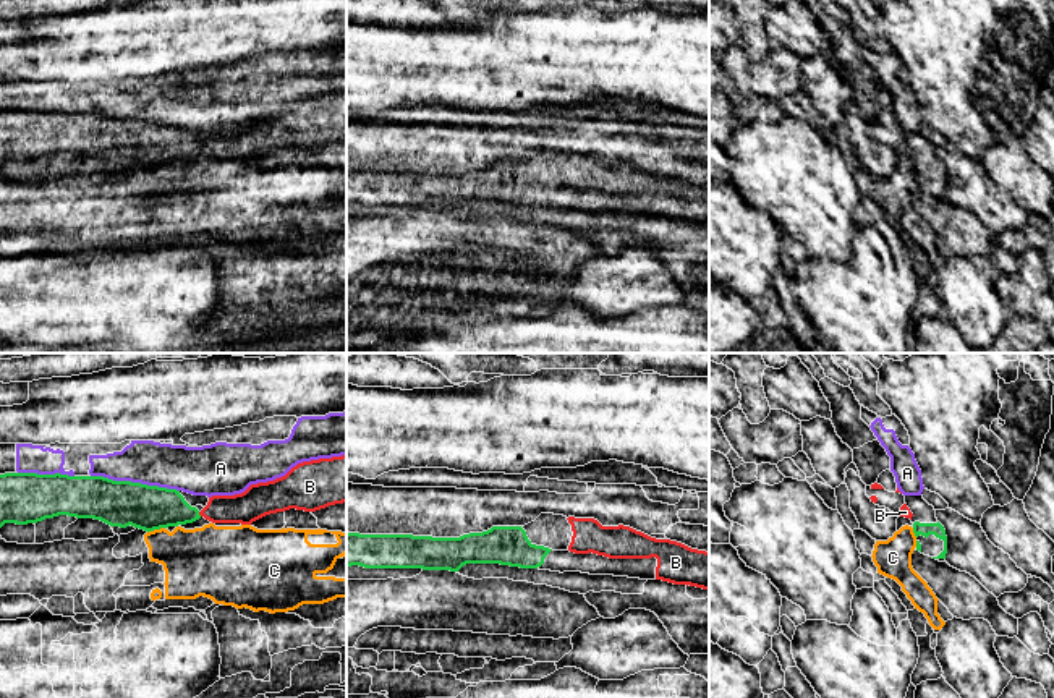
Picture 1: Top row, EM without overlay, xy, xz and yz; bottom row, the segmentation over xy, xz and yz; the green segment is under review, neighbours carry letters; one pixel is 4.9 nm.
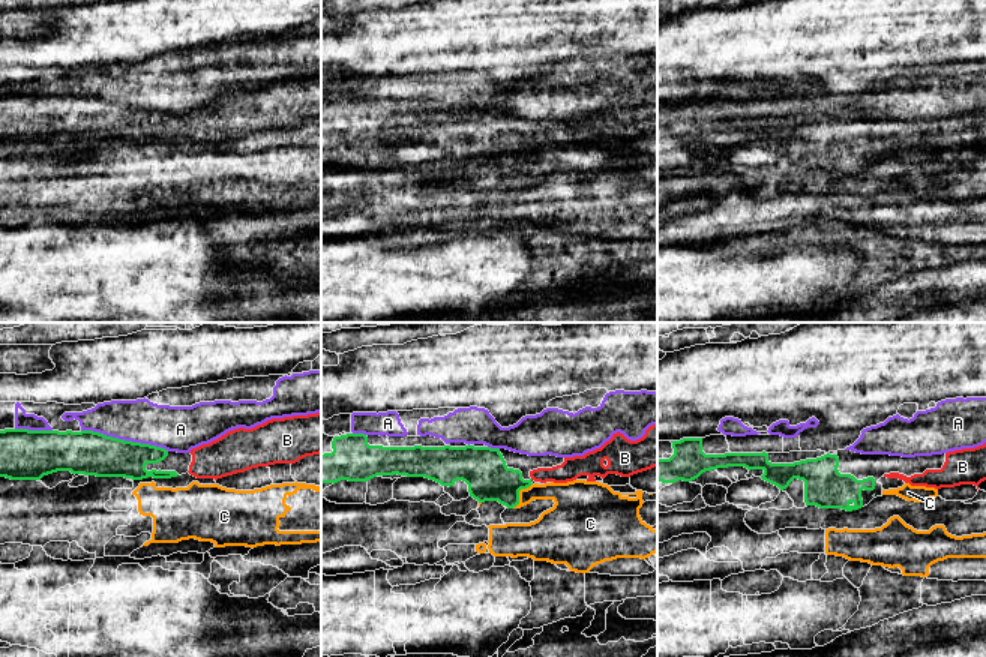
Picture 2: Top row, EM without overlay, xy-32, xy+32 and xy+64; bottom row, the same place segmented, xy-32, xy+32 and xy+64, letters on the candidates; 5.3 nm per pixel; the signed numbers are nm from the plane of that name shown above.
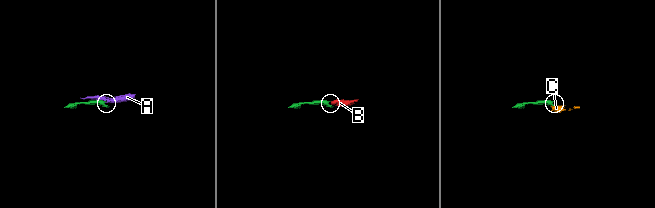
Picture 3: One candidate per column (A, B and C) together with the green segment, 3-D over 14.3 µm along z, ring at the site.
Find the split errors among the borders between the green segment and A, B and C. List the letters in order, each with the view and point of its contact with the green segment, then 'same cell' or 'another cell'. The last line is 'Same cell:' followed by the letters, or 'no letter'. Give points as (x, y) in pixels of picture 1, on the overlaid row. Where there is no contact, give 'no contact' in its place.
A: contact xy (135, 483); another cell
B: contact xy (198, 514); same cell
C: contact xy (156, 528); another cell
Same cell: B

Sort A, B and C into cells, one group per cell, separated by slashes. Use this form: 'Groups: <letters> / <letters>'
Groups: A / B / C

